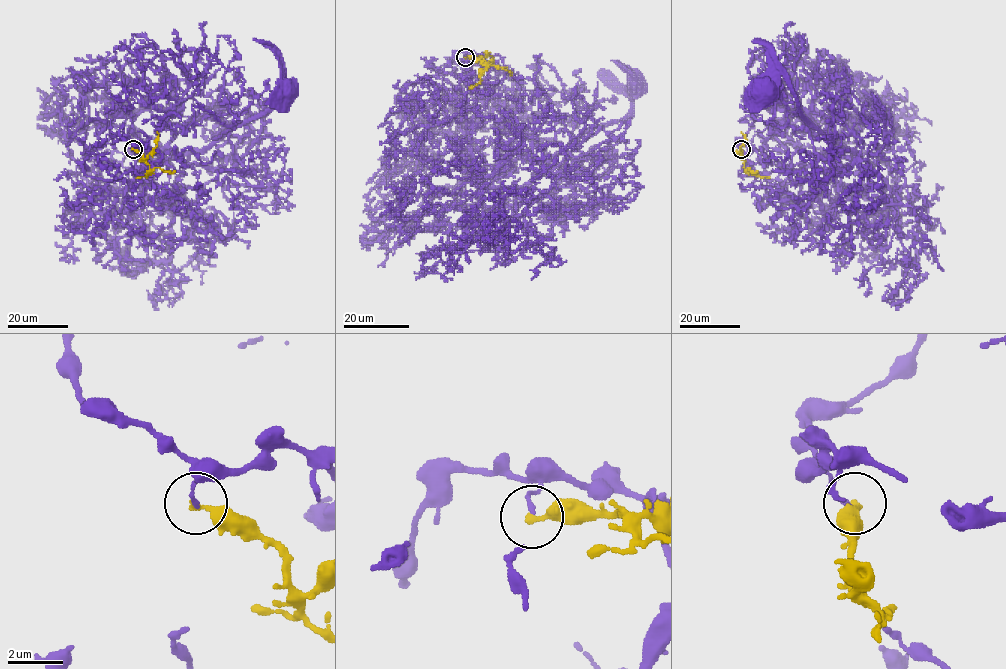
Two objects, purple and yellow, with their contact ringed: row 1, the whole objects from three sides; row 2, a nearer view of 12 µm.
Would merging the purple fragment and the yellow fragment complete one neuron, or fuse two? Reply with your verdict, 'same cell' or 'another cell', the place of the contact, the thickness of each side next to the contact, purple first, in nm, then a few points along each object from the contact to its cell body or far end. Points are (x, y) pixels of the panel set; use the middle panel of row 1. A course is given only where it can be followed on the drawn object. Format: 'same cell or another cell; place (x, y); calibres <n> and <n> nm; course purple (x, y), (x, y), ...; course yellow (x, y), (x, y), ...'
another cell; place (465, 57); calibres 140 and 280 nm; course purple (465, 57), (482, 64), (467, 101), (481, 187), (524, 186), (619, 121), (637, 77); course yellow (465, 57), (484, 60), (486, 68), (481, 81), (469, 88)

